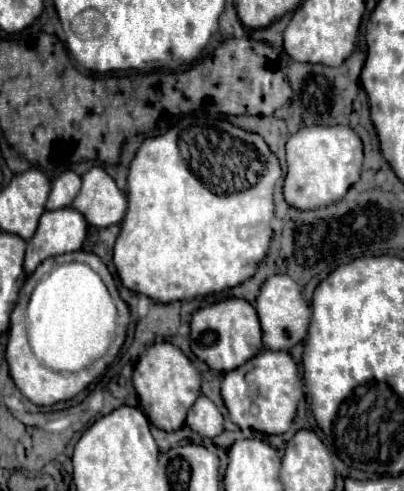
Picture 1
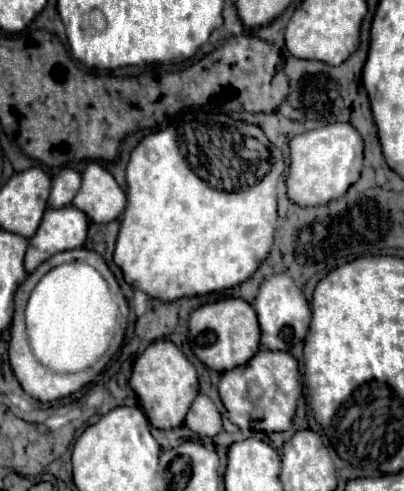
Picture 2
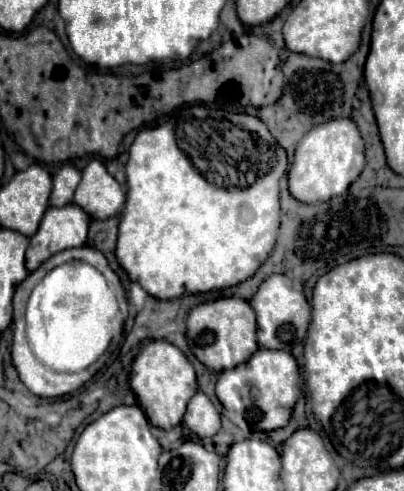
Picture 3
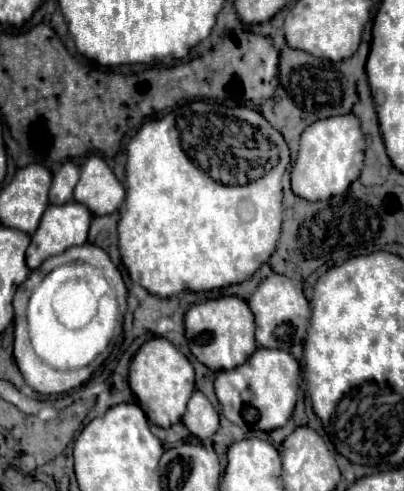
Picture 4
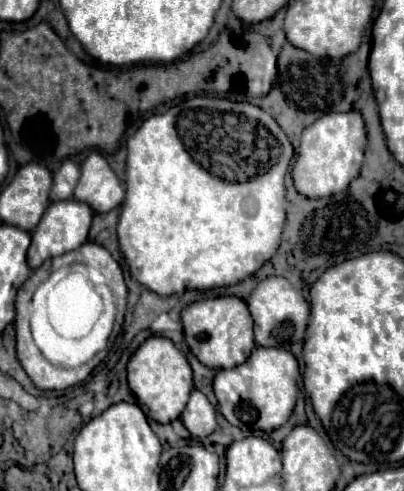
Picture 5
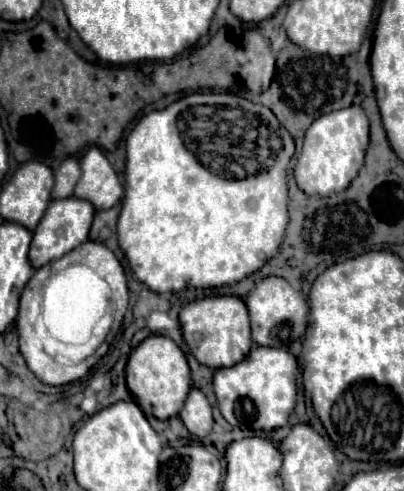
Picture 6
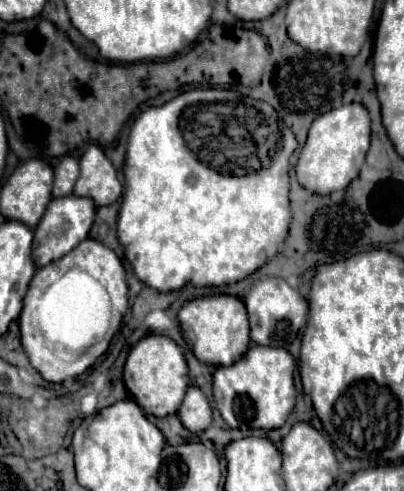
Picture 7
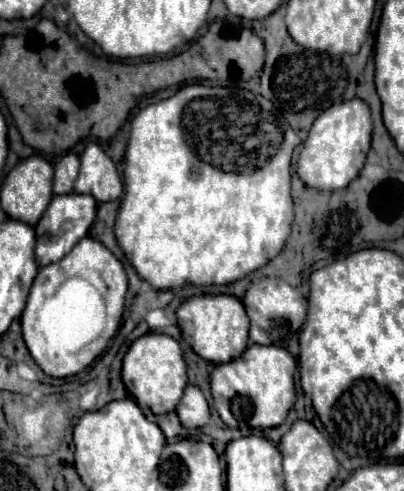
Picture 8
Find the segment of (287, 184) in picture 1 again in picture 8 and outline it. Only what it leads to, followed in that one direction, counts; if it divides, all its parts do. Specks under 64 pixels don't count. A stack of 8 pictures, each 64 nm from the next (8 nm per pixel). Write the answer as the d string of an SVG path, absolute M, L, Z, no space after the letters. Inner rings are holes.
M352 98L342 104L334 104L328 112L322 112L302 146L300 160L298 160L298 176L302 182L316 190L340 190L346 188L362 170L366 154L370 150L372 138L372 114L364 100Z

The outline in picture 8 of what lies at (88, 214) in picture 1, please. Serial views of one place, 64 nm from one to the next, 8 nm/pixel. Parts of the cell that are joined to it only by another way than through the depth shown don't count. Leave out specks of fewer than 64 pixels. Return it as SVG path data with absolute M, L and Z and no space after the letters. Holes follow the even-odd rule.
M90 142L80 156L80 174L74 182L74 192L92 194L98 202L118 200L124 192L122 180L114 162L104 154L104 150Z

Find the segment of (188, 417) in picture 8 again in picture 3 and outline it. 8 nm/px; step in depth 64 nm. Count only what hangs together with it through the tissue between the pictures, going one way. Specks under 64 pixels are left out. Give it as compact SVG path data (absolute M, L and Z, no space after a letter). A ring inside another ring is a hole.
M196 392L188 402L184 426L188 426L200 438L214 436L220 430L220 414L204 392Z

